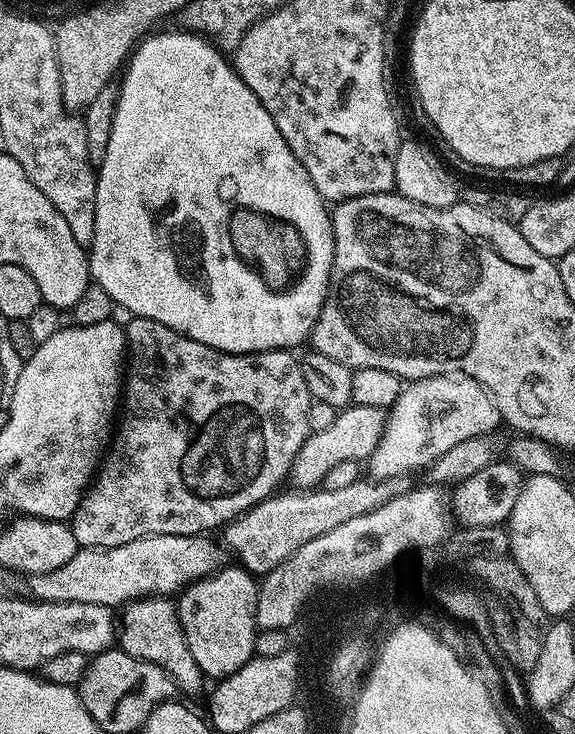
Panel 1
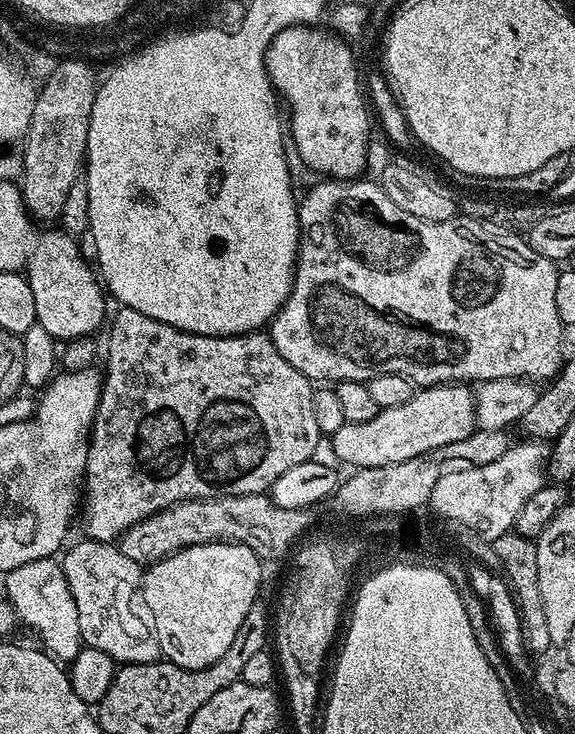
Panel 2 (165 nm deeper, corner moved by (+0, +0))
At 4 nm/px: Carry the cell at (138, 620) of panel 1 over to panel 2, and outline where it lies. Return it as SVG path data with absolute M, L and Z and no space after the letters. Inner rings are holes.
M80 538L70 548L63 553L62 563L70 594L74 594L74 606L78 606L81 641L110 654L120 666L157 663L161 659L160 647L152 629L150 606L144 604L142 565L126 558L115 543Z

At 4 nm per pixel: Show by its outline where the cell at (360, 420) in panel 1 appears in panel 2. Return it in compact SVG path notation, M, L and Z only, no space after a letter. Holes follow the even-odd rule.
M460 382L438 384L413 391L410 402L402 402L402 406L379 409L377 416L369 421L346 422L342 430L330 437L330 444L337 458L344 464L353 464L353 469L377 468L404 462L415 455L425 456L430 450L448 446L450 442L460 442L476 427L473 389Z

